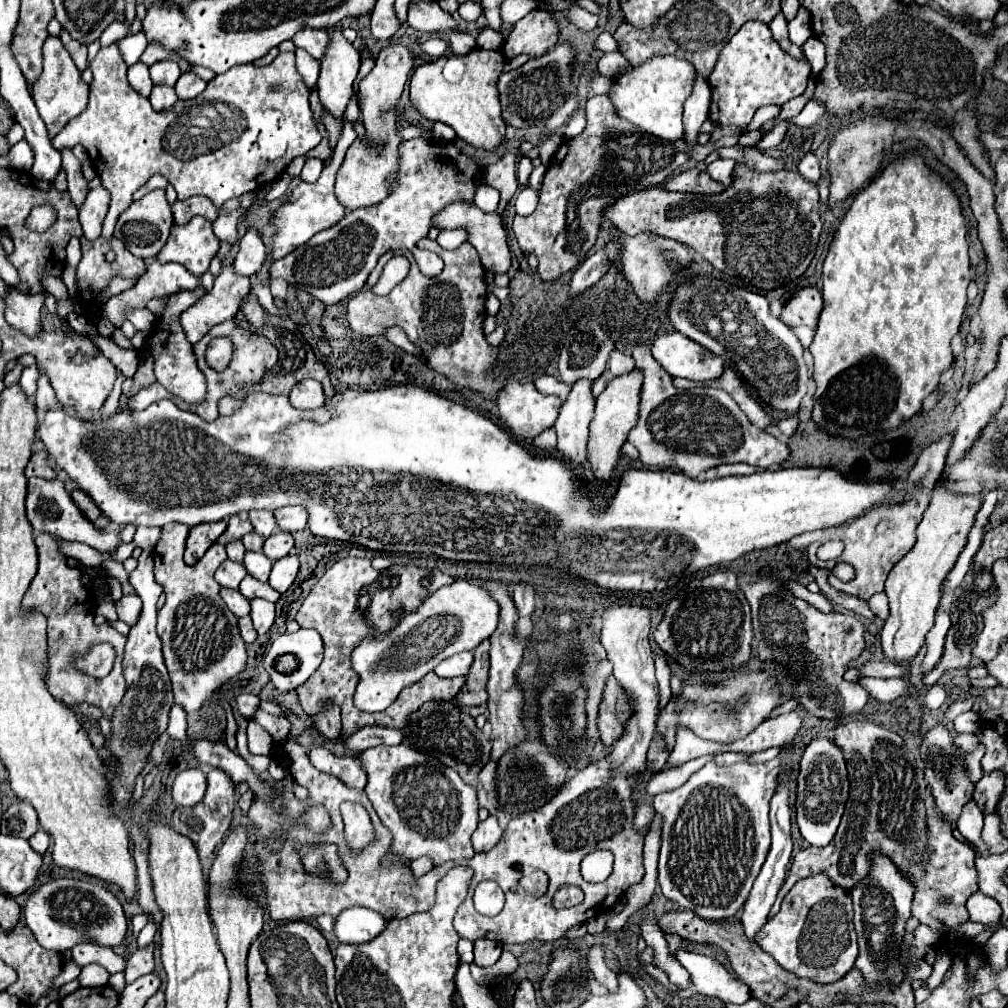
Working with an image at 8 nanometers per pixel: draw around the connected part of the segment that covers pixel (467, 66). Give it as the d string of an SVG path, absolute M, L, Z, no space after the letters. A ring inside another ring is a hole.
M476 47L468 55L444 55L414 69L410 79L410 101L422 117L446 123L466 143L492 151L506 133L496 87L502 67L504 55L500 51Z

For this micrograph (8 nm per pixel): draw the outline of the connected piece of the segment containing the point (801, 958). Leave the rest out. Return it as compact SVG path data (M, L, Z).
M812 875L788 891L782 909L758 933L758 945L796 977L834 983L854 967L854 959L858 957L852 915L850 893L830 883L826 875Z

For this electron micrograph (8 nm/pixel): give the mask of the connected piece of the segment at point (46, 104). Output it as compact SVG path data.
M48 37L44 43L44 71L32 85L32 97L50 137L58 135L68 121L78 117L88 107L88 85L82 81L80 71L58 37Z

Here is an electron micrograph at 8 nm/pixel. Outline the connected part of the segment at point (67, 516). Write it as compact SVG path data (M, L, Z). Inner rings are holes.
M32 477L28 479L28 495L26 495L26 513L28 513L28 521L32 523L34 531L46 531L50 535L58 535L66 541L80 541L86 543L102 553L114 553L118 543L120 543L120 529L116 531L102 531L98 529L80 509L78 505L70 499L70 493L64 487L62 479L40 479L40 477Z

